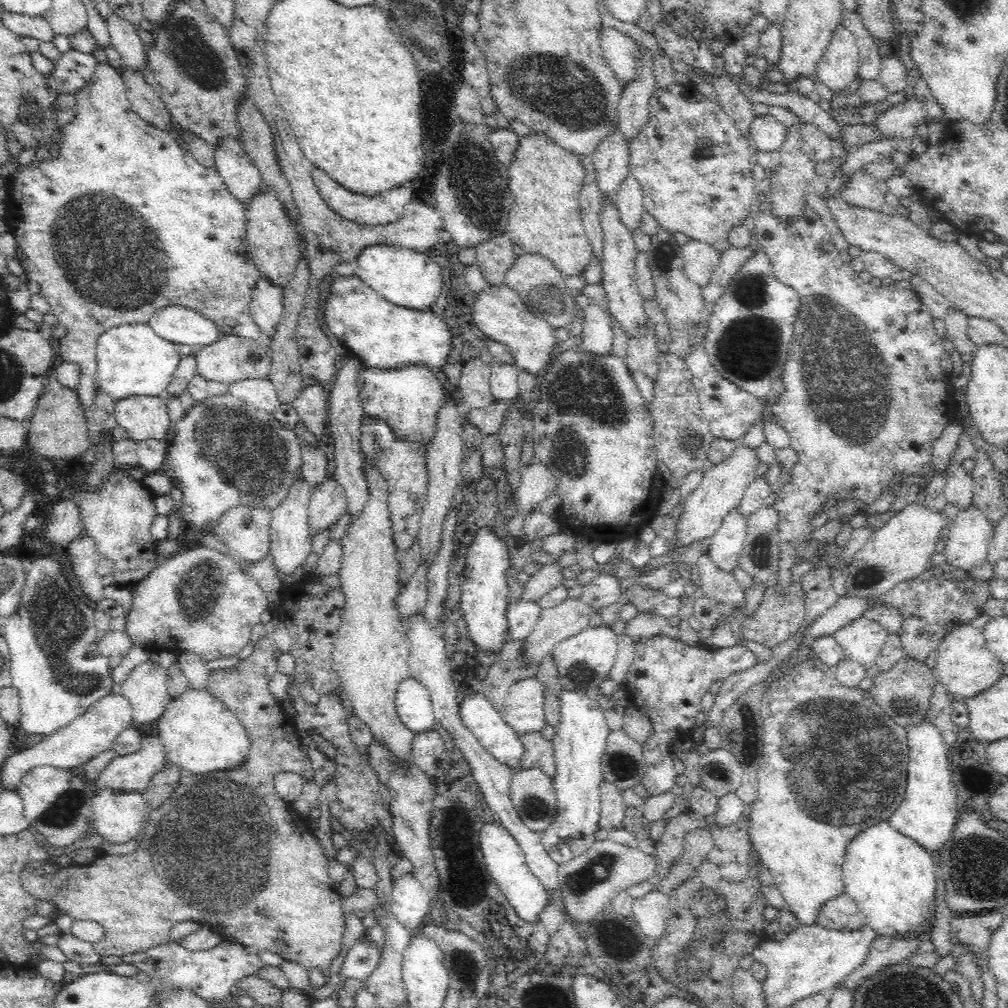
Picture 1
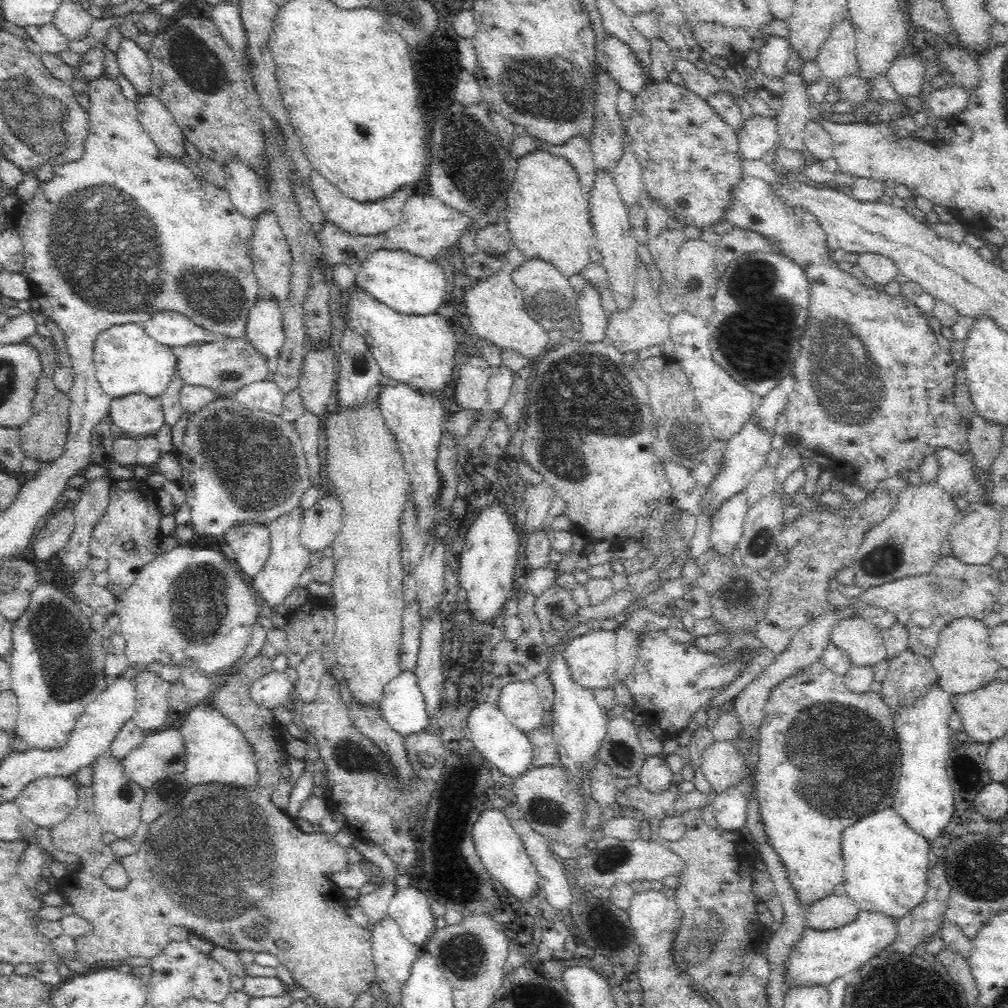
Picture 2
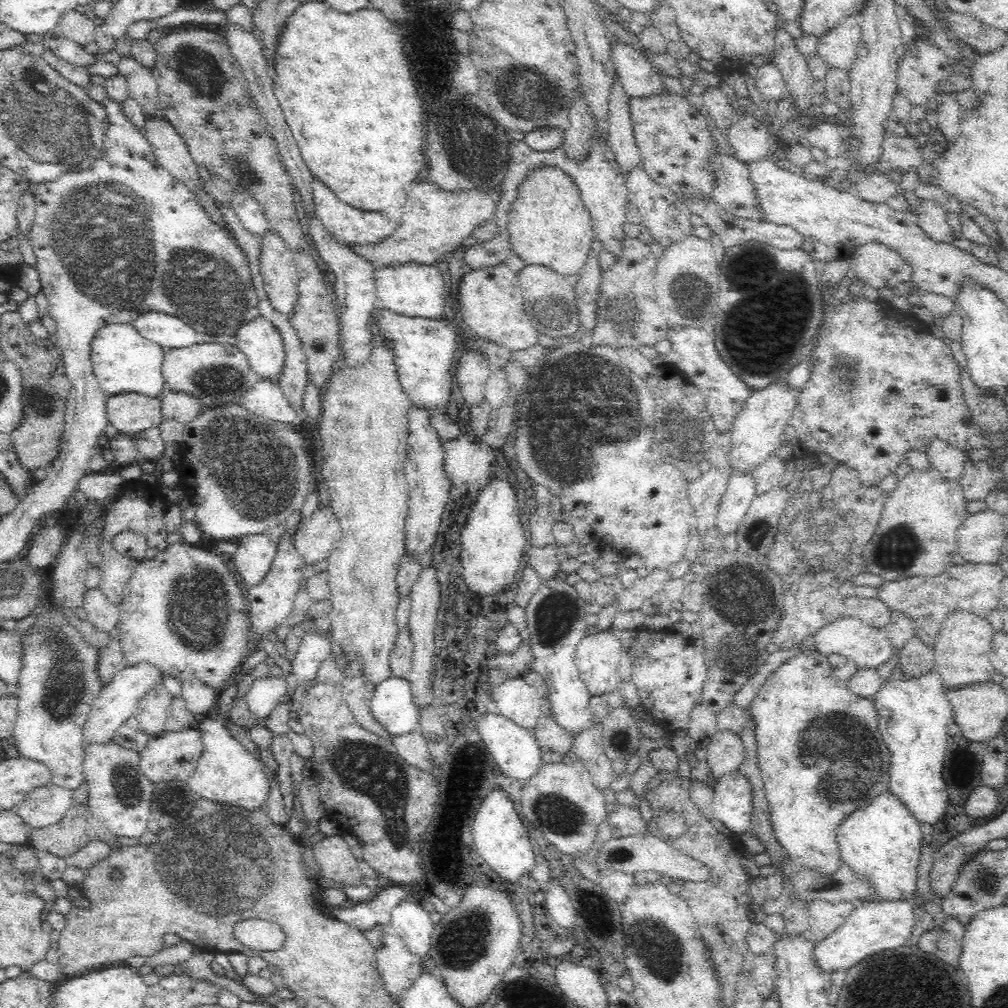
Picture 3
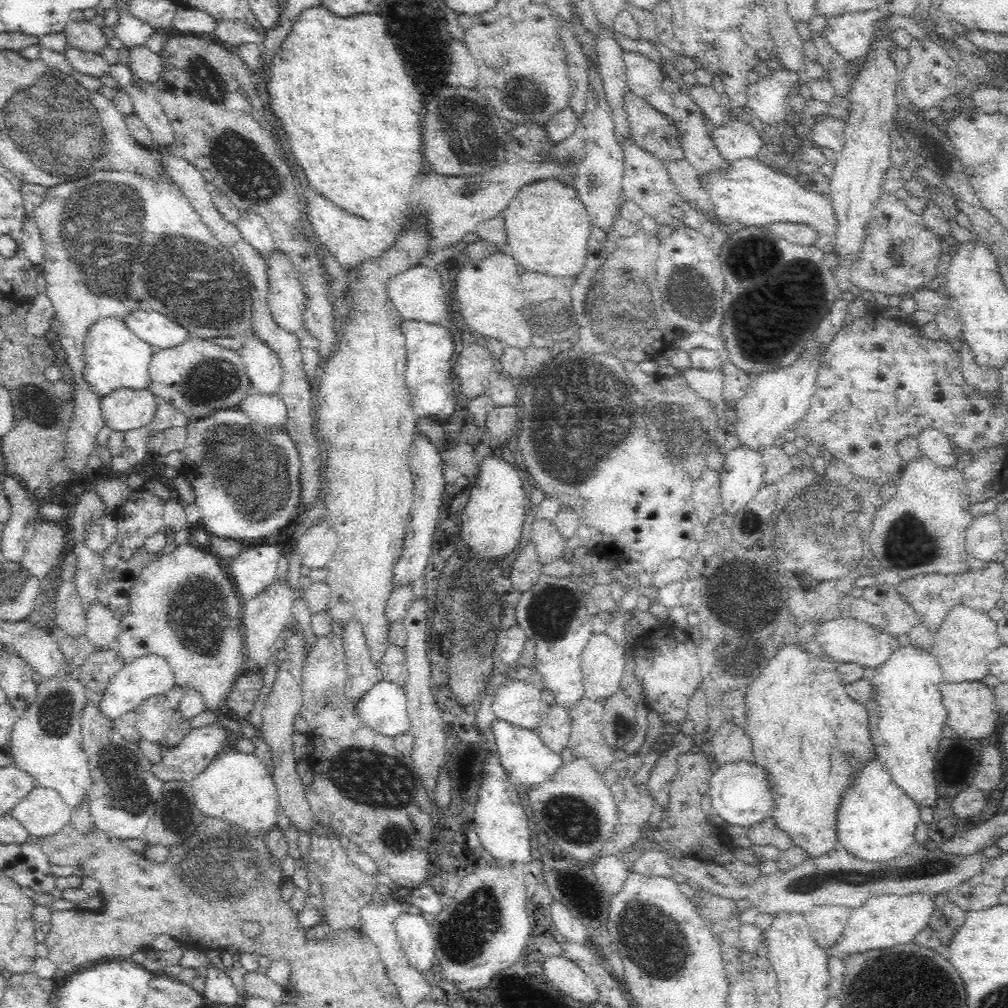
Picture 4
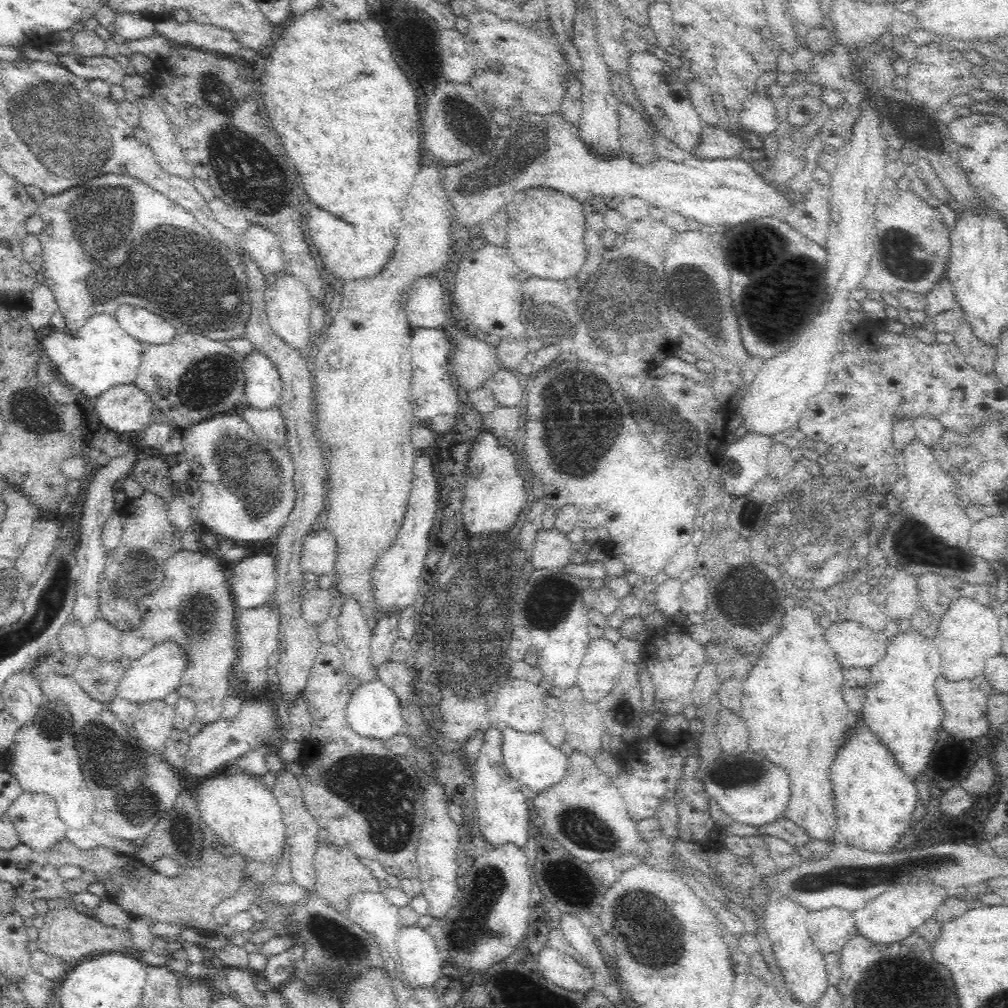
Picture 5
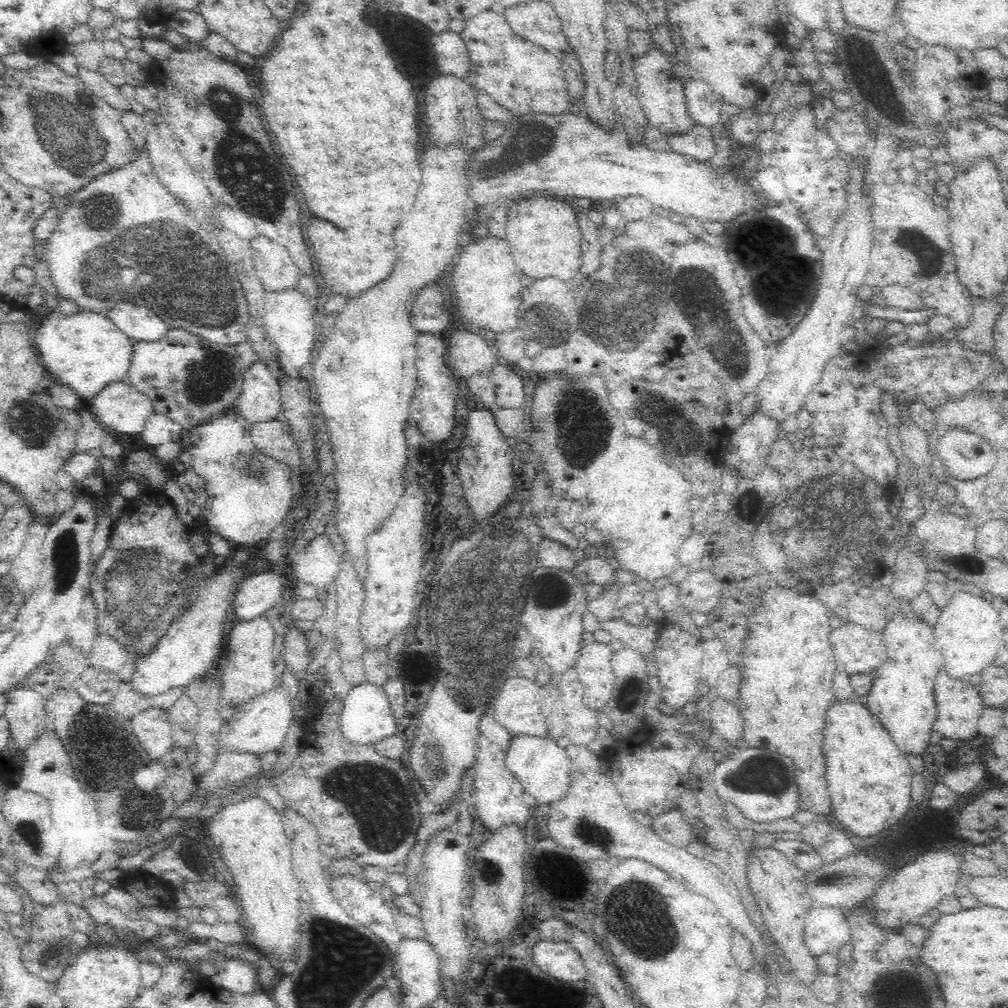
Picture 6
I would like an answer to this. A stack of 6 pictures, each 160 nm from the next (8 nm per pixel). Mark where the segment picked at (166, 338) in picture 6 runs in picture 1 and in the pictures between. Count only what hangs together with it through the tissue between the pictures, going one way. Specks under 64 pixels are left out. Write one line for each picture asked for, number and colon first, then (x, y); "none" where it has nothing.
1: (230, 359)
2: (223, 365)
3: (214, 374)
4: (197, 377)
5: (191, 379)

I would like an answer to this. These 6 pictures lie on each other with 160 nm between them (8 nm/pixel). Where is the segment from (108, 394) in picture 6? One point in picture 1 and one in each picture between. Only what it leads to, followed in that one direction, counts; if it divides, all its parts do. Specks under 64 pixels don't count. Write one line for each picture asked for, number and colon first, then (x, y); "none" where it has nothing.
1: (143, 417)
2: (138, 416)
3: (131, 412)
4: (123, 409)
5: (125, 409)

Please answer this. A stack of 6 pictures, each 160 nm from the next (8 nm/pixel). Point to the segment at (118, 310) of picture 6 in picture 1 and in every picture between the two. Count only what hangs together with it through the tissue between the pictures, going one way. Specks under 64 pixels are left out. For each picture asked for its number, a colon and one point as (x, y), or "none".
1: (176, 324)
2: (169, 328)
3: (168, 331)
4: (151, 327)
5: (144, 326)

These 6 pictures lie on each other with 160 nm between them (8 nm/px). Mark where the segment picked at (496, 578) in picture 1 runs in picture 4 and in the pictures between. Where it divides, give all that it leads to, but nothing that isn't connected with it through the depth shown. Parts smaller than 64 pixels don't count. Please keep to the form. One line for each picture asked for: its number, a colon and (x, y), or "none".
2: (489, 558)
3: (493, 541)
4: (493, 519)

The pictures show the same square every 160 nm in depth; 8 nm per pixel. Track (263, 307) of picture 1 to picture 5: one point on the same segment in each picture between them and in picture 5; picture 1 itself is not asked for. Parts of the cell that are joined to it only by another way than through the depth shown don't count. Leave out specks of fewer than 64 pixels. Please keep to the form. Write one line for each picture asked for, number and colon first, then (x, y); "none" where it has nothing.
2: (264, 329)
3: (262, 346)
4: (262, 365)
5: (263, 387)

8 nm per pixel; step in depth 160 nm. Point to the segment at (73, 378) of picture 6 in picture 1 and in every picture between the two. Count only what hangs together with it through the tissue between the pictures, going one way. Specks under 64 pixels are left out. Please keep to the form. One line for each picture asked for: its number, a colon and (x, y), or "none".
1: (132, 359)
2: (127, 361)
3: (123, 361)
4: (113, 357)
5: (99, 355)

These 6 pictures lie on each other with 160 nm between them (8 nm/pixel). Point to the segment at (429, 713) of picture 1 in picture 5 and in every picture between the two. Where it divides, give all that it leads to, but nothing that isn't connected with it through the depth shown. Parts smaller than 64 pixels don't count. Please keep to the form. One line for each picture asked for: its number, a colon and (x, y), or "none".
2: (402, 705)
3: (391, 706)
4: (383, 707)
5: (373, 711)

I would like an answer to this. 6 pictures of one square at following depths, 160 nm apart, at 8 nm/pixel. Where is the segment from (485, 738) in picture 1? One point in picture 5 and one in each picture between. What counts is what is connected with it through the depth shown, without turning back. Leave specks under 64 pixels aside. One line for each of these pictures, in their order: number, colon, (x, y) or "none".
2: (505, 746)
3: (516, 753)
4: (527, 760)
5: (529, 758)

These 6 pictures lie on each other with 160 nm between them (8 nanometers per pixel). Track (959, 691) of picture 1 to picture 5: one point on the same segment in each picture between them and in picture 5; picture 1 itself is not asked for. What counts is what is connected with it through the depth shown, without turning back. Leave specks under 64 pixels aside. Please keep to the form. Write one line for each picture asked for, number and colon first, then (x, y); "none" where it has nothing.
2: (961, 659)
3: (961, 650)
4: (967, 636)
5: (968, 634)

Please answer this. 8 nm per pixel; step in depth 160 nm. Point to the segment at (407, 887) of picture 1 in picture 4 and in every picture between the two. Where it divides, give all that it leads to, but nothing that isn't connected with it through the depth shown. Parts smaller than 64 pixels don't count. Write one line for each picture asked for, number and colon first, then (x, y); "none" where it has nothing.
2: (412, 912)
3: (411, 921)
4: (415, 936)

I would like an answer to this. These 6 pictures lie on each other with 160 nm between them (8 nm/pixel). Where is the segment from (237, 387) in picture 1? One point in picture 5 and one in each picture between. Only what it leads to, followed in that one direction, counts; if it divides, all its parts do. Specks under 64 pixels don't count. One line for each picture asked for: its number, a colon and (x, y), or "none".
2: (266, 396)
3: (266, 399)
4: (269, 412)
5: (268, 425)

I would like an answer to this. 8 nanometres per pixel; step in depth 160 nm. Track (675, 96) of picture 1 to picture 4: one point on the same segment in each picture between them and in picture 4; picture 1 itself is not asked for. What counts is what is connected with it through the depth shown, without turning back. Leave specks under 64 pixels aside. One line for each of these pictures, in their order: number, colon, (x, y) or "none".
2: (690, 159)
3: (673, 138)
4: (650, 129)

